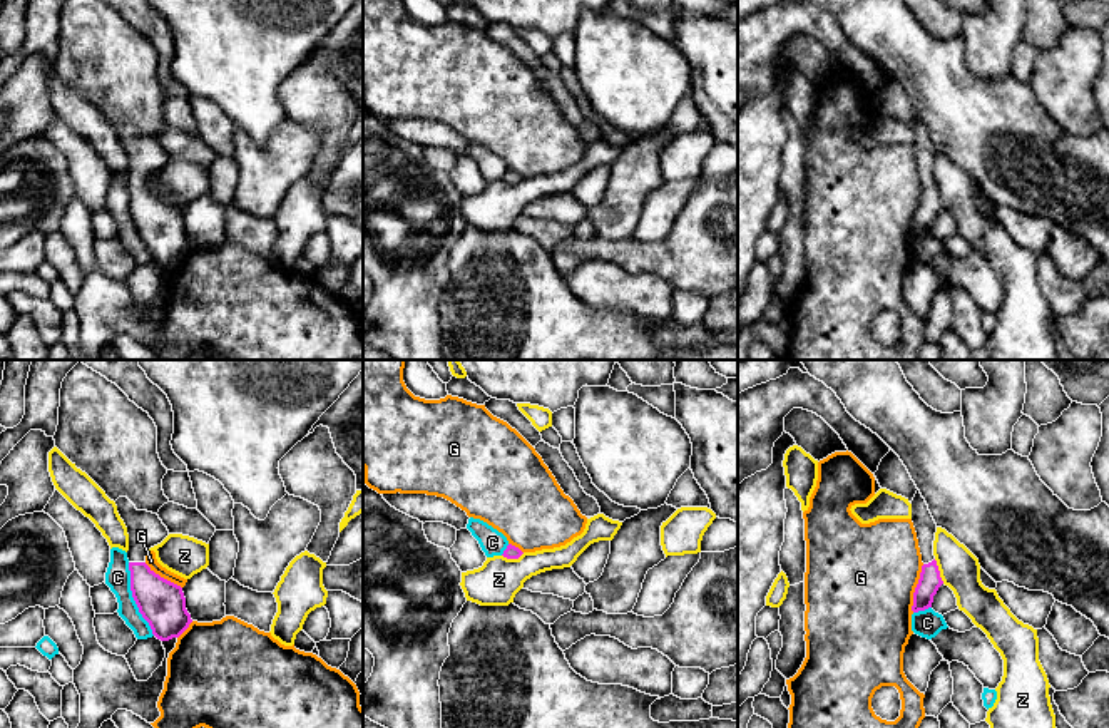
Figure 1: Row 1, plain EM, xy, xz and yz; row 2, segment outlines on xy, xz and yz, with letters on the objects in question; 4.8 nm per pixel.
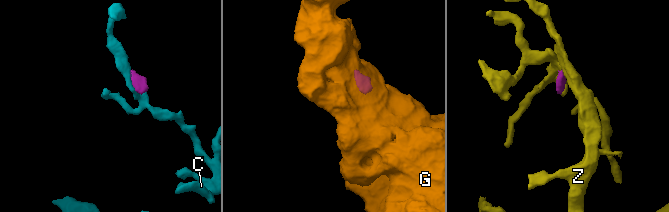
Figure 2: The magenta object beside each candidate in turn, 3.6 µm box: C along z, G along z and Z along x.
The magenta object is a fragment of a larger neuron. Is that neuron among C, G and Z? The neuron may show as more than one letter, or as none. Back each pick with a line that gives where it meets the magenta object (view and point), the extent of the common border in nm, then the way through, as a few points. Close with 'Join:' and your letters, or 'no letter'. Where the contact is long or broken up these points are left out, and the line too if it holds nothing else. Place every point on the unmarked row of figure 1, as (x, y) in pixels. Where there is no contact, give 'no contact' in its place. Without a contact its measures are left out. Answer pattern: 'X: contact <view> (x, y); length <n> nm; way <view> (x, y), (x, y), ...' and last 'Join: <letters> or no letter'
Join: no letter

